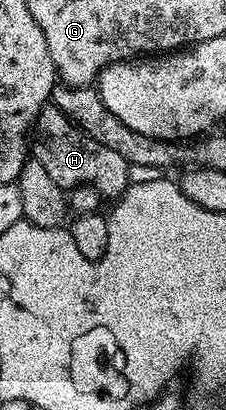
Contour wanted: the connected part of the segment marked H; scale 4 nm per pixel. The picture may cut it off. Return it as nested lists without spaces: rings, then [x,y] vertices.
[[[52,103],[45,104],[37,116],[31,133],[31,157],[43,163],[52,181],[59,183],[59,187],[66,191],[74,189],[76,185],[90,185],[101,193],[102,198],[116,199],[131,183],[131,166],[123,156],[96,142]]]

